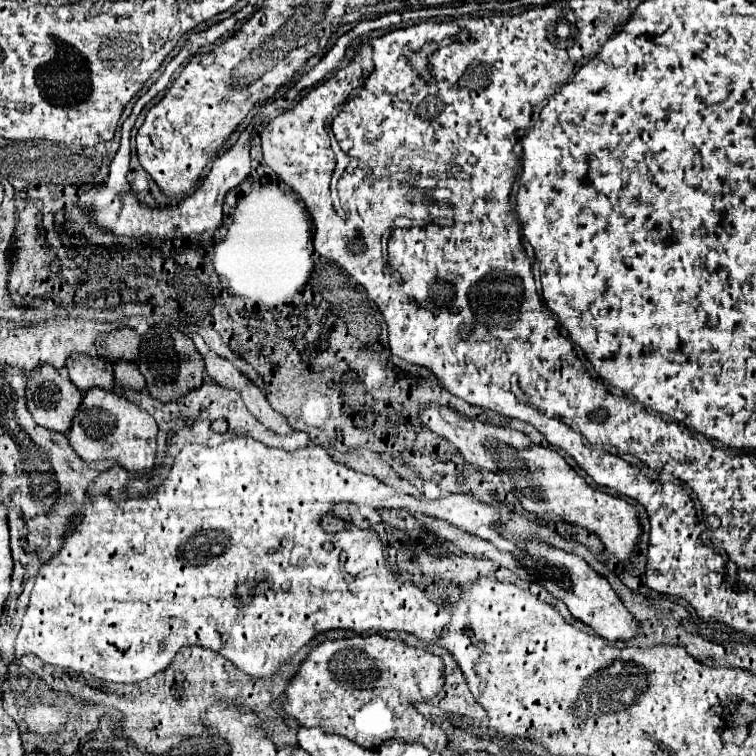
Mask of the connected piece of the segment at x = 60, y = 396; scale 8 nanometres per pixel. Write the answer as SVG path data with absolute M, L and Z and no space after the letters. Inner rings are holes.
M49 364L37 366L31 370L29 378L27 378L27 388L25 388L25 398L27 398L27 408L33 416L33 420L49 430L57 430L57 432L67 432L73 420L73 414L77 412L77 406L81 404L81 390L69 380L65 378L59 370L55 370Z

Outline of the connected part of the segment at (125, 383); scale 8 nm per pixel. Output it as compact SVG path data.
M117 360L113 362L113 370L115 370L115 384L119 384L121 388L133 388L133 390L145 388L145 378L135 362Z

